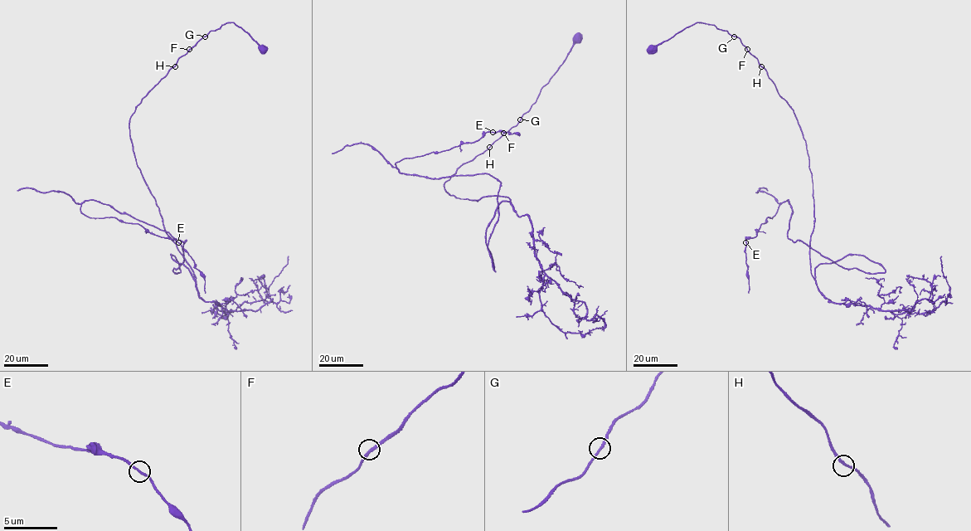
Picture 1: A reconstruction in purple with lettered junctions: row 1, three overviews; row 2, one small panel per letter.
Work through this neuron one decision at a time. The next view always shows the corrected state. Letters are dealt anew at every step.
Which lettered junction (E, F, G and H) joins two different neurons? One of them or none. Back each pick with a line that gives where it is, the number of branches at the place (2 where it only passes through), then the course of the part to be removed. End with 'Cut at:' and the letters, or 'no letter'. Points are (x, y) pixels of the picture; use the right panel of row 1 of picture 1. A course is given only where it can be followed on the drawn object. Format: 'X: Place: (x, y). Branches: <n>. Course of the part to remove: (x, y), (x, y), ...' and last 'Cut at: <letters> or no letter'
Cut at: no letter

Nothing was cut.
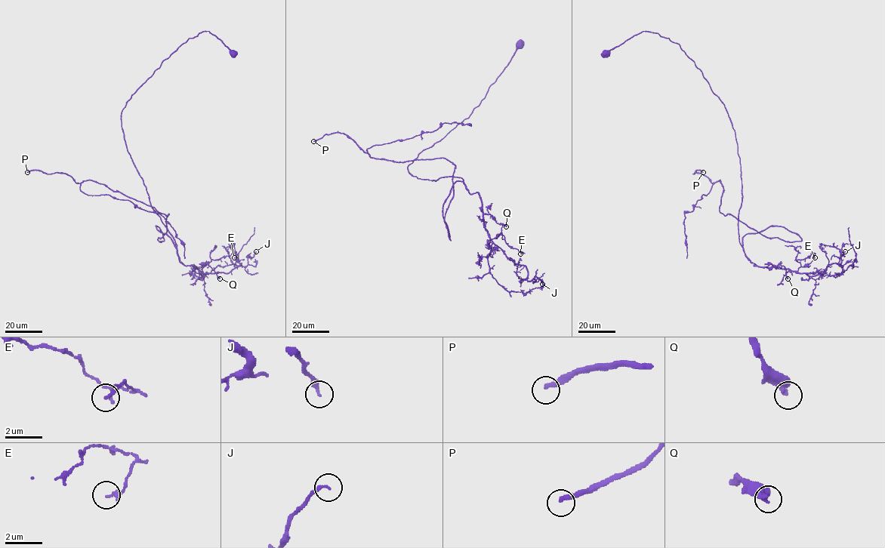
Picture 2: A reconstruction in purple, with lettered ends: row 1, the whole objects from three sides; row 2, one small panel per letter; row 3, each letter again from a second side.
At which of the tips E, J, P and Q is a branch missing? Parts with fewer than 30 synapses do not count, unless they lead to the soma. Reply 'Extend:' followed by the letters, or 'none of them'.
Extend: P

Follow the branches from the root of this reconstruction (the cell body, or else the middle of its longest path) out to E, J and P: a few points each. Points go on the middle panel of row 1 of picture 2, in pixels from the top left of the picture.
E: (519, 44), (470, 115), (408, 169), (420, 179), (461, 177), (479, 195), (489, 238), (501, 234), (520, 253)
J: (519, 44), (470, 115), (408, 169), (461, 177), (490, 239), (542, 284)
P: (519, 44), (408, 166), (463, 180), (451, 240), (451, 162), (313, 141)

